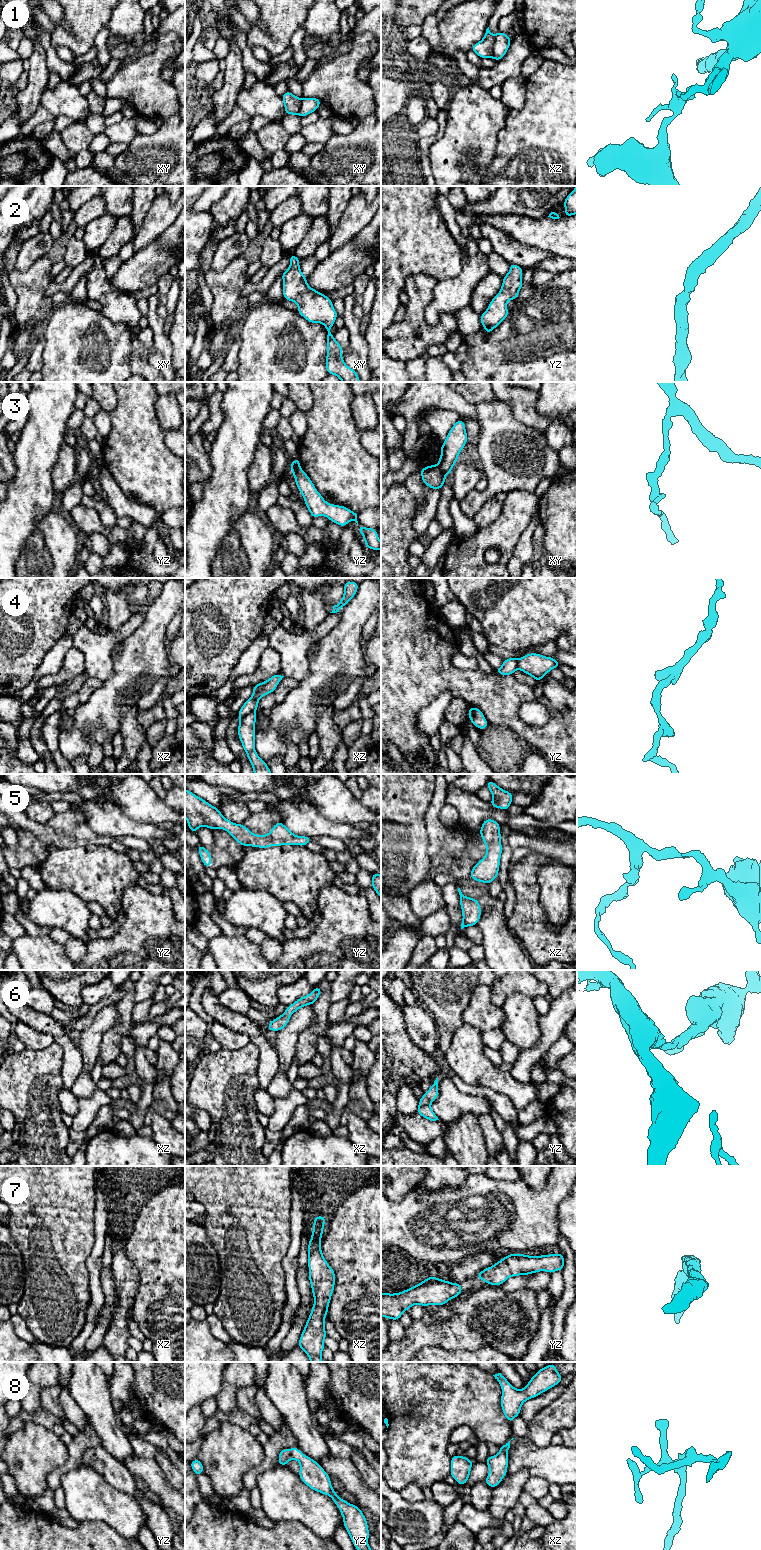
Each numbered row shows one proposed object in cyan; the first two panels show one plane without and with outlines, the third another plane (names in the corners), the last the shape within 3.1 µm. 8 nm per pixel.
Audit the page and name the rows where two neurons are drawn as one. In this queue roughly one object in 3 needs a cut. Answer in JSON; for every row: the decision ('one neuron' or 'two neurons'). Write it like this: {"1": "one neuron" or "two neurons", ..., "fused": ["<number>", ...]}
{"1": "two neurons", "2": "one neuron", "3": "two neurons", "4": "two neurons", "5": "one neuron", "6": "one neuron", "7": "one neuron", "8": "one neuron", "fused": ["1", "3", "4"]}

